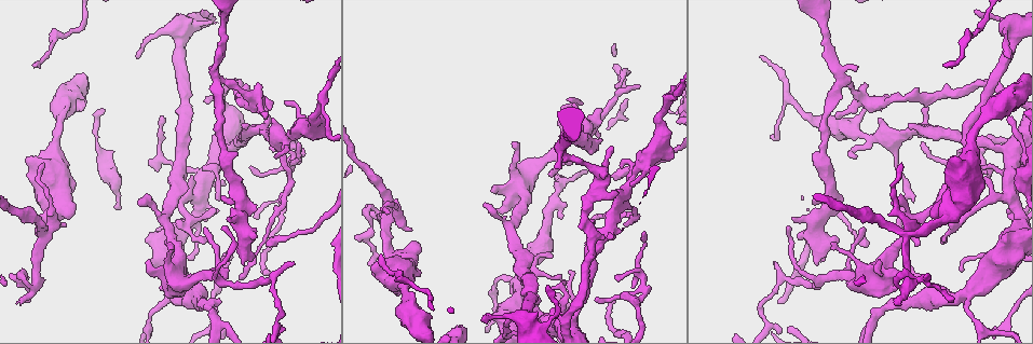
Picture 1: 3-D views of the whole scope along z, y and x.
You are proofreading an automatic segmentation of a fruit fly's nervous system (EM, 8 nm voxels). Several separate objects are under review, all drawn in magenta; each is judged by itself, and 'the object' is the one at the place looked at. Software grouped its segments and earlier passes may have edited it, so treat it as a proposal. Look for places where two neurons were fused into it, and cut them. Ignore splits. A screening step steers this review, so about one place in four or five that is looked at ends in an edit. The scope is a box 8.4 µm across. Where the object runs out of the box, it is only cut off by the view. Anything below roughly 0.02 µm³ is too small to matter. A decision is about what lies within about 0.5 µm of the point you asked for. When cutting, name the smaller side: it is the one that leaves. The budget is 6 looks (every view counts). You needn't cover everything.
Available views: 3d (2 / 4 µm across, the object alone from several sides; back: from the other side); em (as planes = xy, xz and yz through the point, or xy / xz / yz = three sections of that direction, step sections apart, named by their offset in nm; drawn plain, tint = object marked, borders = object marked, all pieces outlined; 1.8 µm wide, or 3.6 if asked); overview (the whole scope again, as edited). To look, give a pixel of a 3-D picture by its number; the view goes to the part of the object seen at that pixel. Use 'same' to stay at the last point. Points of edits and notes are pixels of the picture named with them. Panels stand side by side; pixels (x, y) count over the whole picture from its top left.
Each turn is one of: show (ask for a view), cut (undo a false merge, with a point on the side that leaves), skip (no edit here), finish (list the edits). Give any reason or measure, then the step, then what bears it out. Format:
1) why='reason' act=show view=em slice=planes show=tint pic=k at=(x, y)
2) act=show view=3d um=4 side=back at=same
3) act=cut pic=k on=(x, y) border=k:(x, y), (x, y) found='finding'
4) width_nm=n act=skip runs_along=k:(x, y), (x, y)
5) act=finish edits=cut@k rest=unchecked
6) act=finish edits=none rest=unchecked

why='narrows sharply' act=show view=em slice=xy step=16 show=tint pic=1 at=(517, 280)

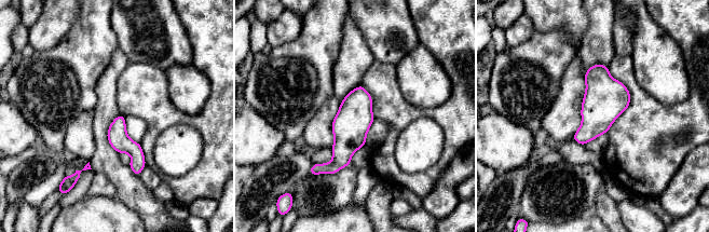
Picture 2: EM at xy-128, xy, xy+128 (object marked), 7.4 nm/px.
why='cut it another way' act=show view=em slice=planes show=tint at=same

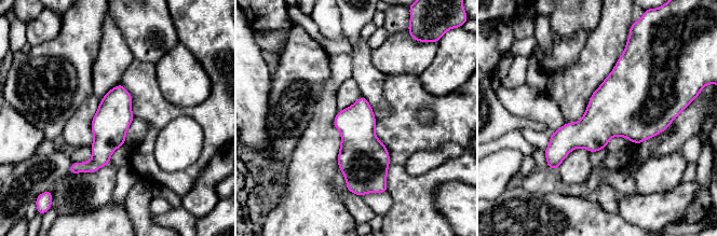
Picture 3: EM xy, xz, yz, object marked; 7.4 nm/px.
act=skip found='one neuron here'

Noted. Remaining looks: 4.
why='three arms meet' act=show view=em slice=planes show=tint pic=1 at=(387, 219)

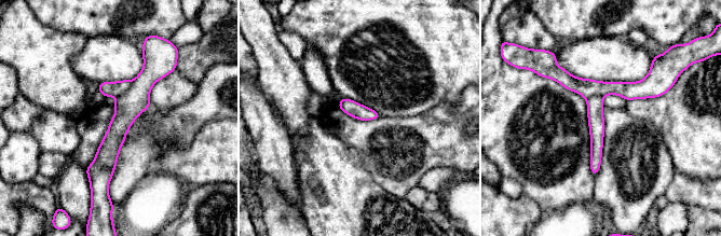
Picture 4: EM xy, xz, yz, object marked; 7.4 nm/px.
act=cut pic=4 on=(132, 103) part_leaving=4:(147, 60), (107, 153), (106, 181) found='two neurons meet here'

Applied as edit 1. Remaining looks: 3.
why='three-way junction' act=show view=em slice=planes show=tint pic=1 at=(845, 79)

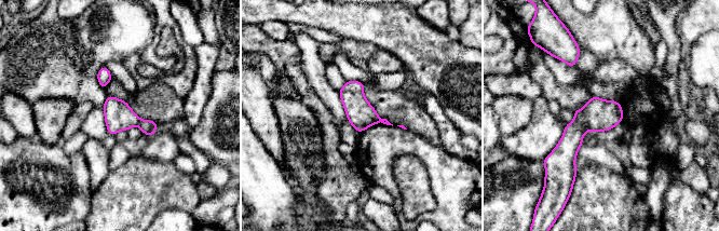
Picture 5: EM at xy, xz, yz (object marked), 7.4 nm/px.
act=cut pic=5 on=(119, 116) border=5:(140, 120), (137, 124) found='two neurons meet here'

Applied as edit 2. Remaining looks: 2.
act=finish edits=cut@4,cut@5 rest=unchecked

